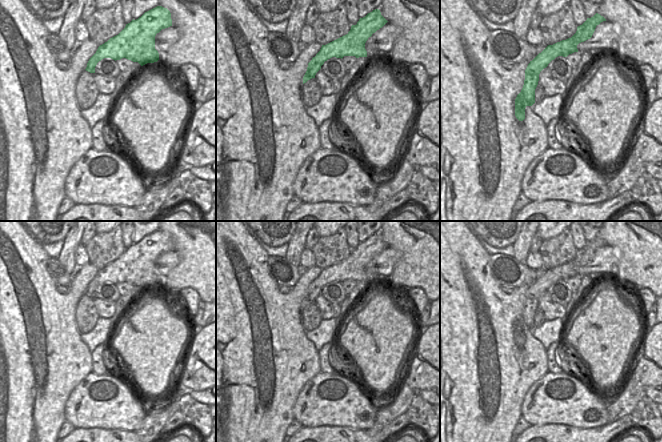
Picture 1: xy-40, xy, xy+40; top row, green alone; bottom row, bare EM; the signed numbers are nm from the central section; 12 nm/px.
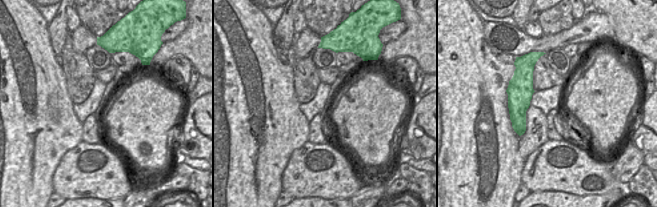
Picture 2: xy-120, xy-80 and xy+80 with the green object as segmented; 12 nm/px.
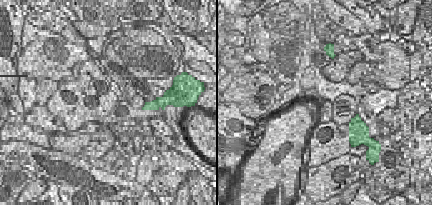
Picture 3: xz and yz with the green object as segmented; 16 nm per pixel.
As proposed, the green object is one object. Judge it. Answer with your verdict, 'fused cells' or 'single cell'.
single cell

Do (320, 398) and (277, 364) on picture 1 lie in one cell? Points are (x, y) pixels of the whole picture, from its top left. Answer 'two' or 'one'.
two

